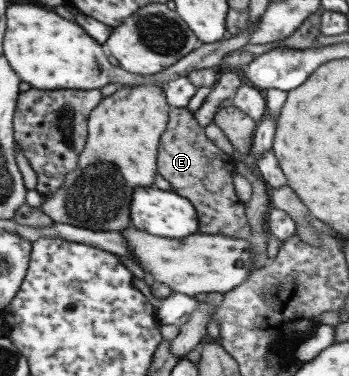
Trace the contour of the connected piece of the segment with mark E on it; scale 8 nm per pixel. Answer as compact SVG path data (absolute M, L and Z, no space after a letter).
M169 107L168 121L157 147L156 174L169 182L174 193L193 205L199 233L246 239L251 229L244 213L244 204L237 199L231 183L235 162L231 155L225 154L205 138L203 131L186 107Z

